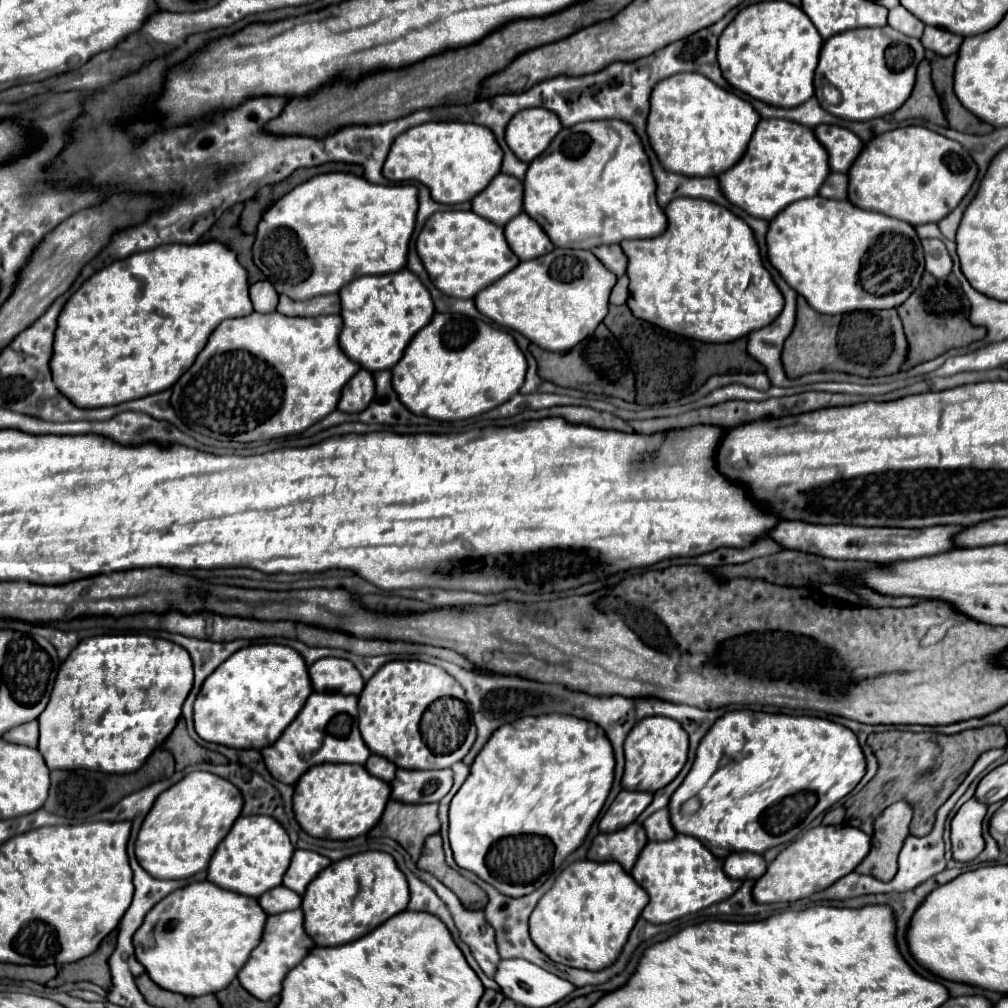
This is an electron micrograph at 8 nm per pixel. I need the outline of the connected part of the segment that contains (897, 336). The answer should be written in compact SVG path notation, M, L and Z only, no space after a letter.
M797 299L797 323L783 347L783 367L787 377L795 379L815 371L843 371L859 377L883 377L899 373L907 359L907 339L895 309L855 311L845 315L819 315L809 303Z

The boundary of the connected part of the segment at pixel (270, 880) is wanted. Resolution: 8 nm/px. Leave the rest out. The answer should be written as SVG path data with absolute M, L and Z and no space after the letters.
M239 817L227 837L219 843L215 855L211 857L209 869L207 869L207 881L227 889L237 891L241 895L249 897L261 897L265 891L281 885L283 873L287 871L291 857L293 857L293 845L289 841L287 831L273 819L273 817Z

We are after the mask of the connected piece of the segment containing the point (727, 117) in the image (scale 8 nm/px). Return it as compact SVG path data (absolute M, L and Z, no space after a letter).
M679 73L655 85L647 135L667 171L687 177L719 177L743 157L759 119L749 101L725 91L711 79L699 73Z

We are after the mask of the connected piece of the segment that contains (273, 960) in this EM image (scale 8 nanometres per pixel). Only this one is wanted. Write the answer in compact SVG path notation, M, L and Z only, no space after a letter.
M293 909L293 911L285 911L279 915L271 915L267 919L265 925L265 933L261 943L255 947L255 951L251 951L251 957L247 961L247 965L243 965L243 969L239 971L237 979L239 983L257 999L267 1001L273 995L281 993L281 983L285 979L285 975L315 947L315 943L311 941L311 937L305 933L303 929L303 911L301 909Z

